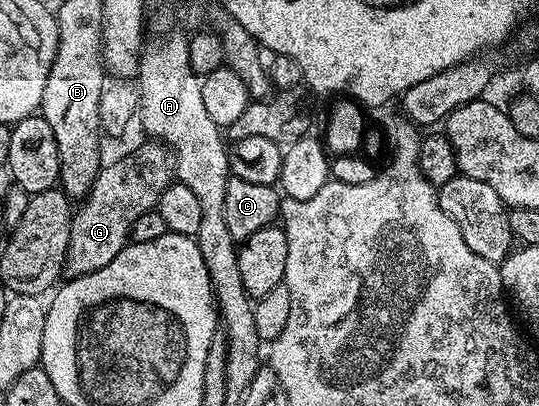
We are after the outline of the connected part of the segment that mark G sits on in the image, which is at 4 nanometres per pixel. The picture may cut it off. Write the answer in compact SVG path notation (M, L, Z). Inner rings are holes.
M146 140L139 150L118 158L115 162L107 161L96 176L96 184L81 199L82 206L73 211L68 236L68 252L64 274L67 279L79 278L96 268L112 261L131 241L132 224L144 212L155 209L158 197L172 181L172 155L157 140Z

